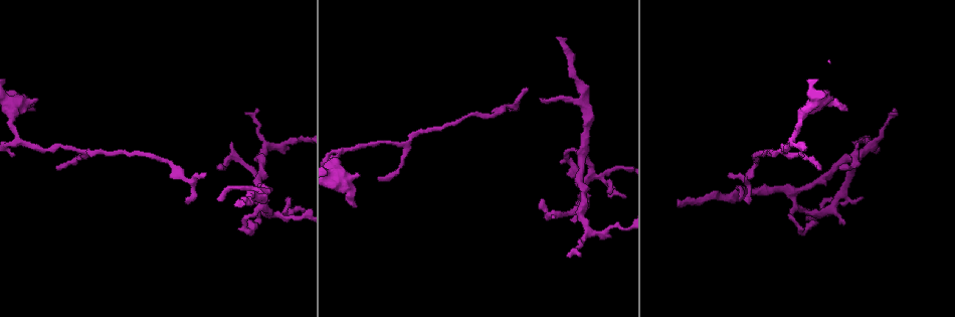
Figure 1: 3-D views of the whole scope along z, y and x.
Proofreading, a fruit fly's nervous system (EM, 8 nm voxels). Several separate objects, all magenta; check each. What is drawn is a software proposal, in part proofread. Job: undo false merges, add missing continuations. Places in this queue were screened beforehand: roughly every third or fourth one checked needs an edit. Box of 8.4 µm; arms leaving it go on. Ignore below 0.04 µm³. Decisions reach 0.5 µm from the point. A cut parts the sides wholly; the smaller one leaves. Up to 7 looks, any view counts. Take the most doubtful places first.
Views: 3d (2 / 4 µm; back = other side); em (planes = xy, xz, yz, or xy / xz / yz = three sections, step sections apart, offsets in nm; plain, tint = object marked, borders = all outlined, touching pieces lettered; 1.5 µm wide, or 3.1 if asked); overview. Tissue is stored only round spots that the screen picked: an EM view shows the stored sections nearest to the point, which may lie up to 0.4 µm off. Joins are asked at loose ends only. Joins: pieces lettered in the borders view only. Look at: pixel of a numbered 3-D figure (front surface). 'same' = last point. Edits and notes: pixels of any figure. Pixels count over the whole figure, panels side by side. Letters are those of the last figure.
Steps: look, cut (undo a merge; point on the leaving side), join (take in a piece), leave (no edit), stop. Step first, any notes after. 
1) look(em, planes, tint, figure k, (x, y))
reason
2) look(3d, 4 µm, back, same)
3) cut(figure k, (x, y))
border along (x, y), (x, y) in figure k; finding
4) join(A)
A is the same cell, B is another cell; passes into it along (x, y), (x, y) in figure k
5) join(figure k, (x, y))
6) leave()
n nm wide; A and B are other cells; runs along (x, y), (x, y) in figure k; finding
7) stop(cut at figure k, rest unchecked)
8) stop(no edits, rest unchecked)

look(3d, 4 µm, figure 1, (677, 204))
free end

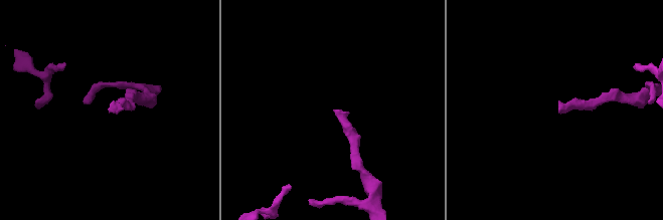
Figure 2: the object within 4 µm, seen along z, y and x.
look(em, planes, borders, figure 2, (112, 104))
need the tissue

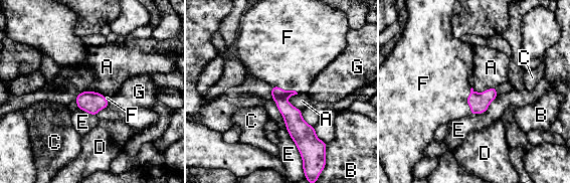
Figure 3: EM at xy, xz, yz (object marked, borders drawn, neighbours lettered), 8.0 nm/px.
join(F)
120 nm wide; F is the same cell, A, B, C, D, E and G are other cells; passes into it along (293, 117), (284, 90), (292, 60) in figure 3; the neuron continues

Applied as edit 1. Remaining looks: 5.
look(overview)
redraw

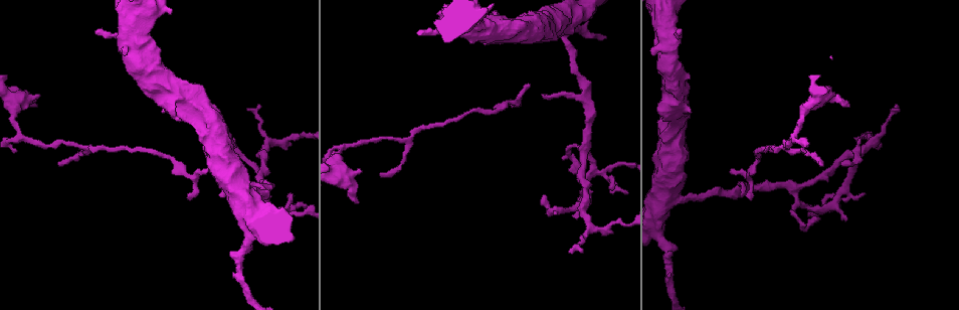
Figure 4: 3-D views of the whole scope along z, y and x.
look(em, 3.1 µm, xy, step 8, tint, figure 4, (36, 105))
branch stops here

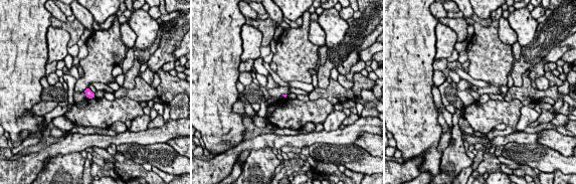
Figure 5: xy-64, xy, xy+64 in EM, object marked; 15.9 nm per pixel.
look(em, 3.1 µm, planes, borders, same)

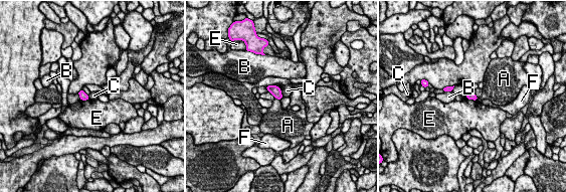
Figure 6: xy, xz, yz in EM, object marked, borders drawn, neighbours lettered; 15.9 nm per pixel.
leave()
E touches over 200 nm; A, B, C, E and F are other cells; border along (279, 88), (282, 96) in figure 6; no lettered piece goes on from it

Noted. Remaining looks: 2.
look(em, planes, borders, figure 4, (609, 190))
free end

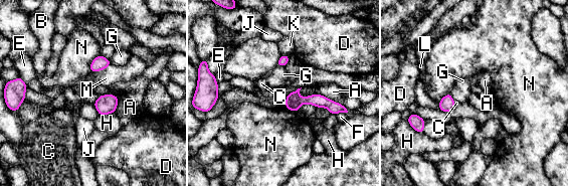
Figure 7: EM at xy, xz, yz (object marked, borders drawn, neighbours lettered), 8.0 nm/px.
leave()
A, B, C, D, E, F, G, H, J, K, L, M and N are other cells; border along (299, 90), (343, 105) in figure 7; no lettered piece goes on from it

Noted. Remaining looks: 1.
stop(join at figure 3, rest unchecked)

